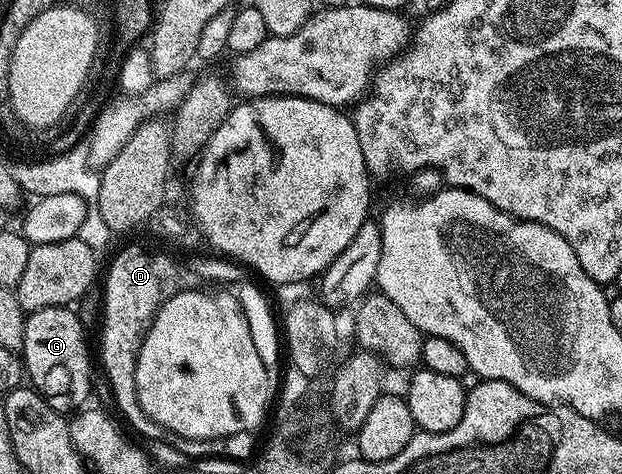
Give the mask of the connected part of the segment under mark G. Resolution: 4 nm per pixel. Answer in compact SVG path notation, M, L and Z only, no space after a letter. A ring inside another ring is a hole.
M69 306L49 307L25 316L24 343L20 358L25 374L35 391L63 413L74 413L90 395L90 355L86 352L86 335L82 323Z

